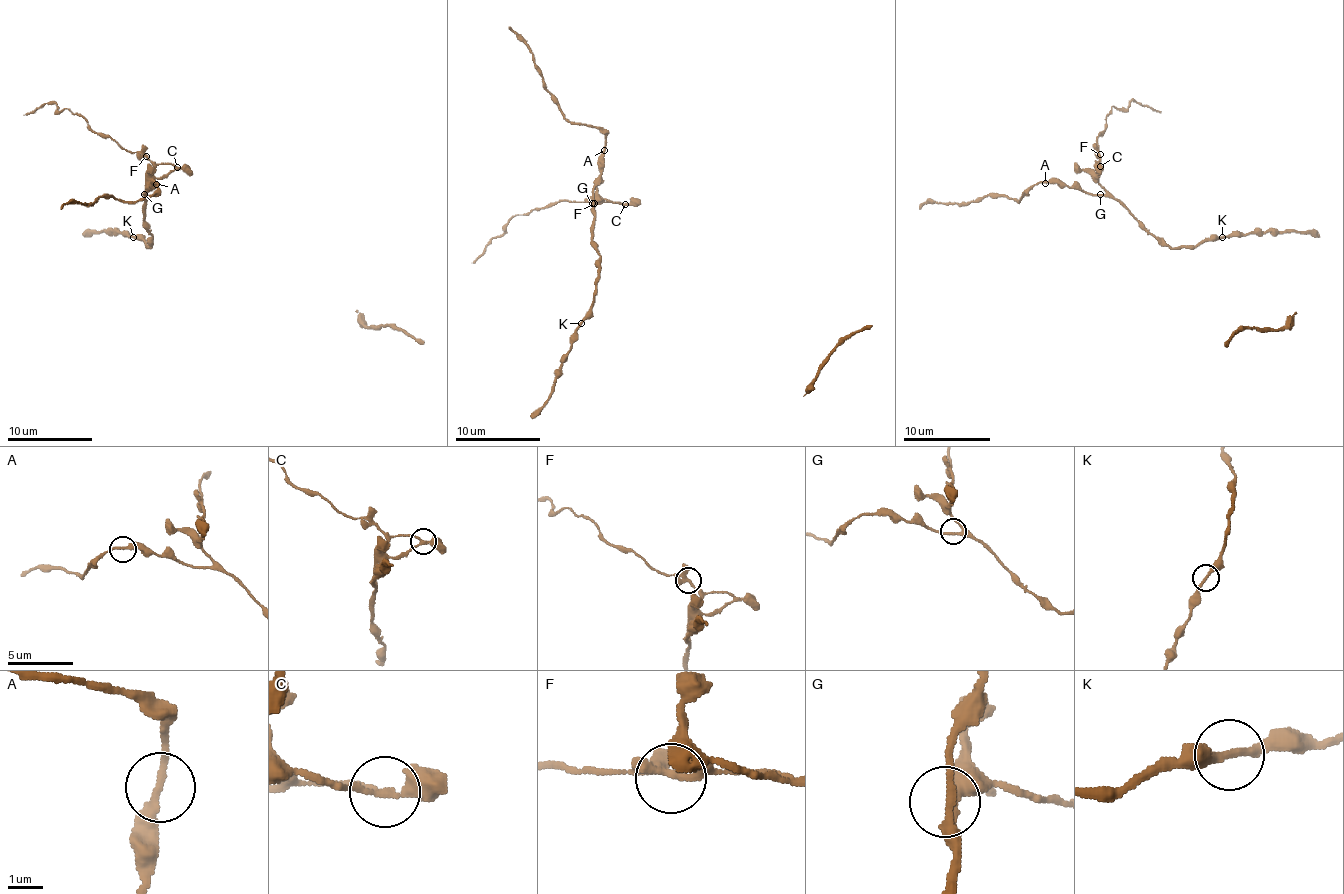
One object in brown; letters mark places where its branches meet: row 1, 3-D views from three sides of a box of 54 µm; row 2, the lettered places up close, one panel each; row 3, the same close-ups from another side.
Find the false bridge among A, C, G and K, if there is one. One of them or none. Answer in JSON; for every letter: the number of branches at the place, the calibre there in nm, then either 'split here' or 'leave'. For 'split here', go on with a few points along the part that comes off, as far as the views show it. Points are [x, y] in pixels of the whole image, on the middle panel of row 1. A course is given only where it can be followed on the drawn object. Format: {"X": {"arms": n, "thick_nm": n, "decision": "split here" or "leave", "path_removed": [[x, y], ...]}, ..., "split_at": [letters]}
{"A": {"arms": 2, "thick_nm": 220, "decision": "leave"}, "C": {"arms": 3, "thick_nm": 190, "decision": "split here", "path_removed": [[626, 203], [560, 201], [528, 214], [517, 214], [472, 263]]}, "G": {"arms": 3, "thick_nm": 190, "decision": "leave"}, "K": {"arms": 2, "thick_nm": 240, "decision": "leave"}, "split_at": ["C"]}

